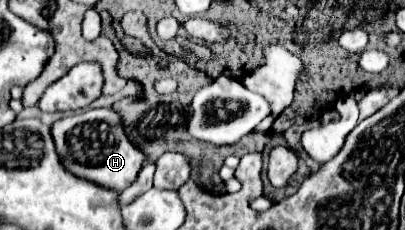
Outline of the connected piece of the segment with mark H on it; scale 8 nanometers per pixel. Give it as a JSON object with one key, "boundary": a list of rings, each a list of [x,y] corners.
{"boundary":[[[98,108],[62,118],[52,124],[52,136],[62,164],[72,174],[112,190],[124,190],[130,186],[146,164],[146,154],[130,144],[130,138],[122,128],[122,118],[118,112],[114,112],[114,108]]]}

